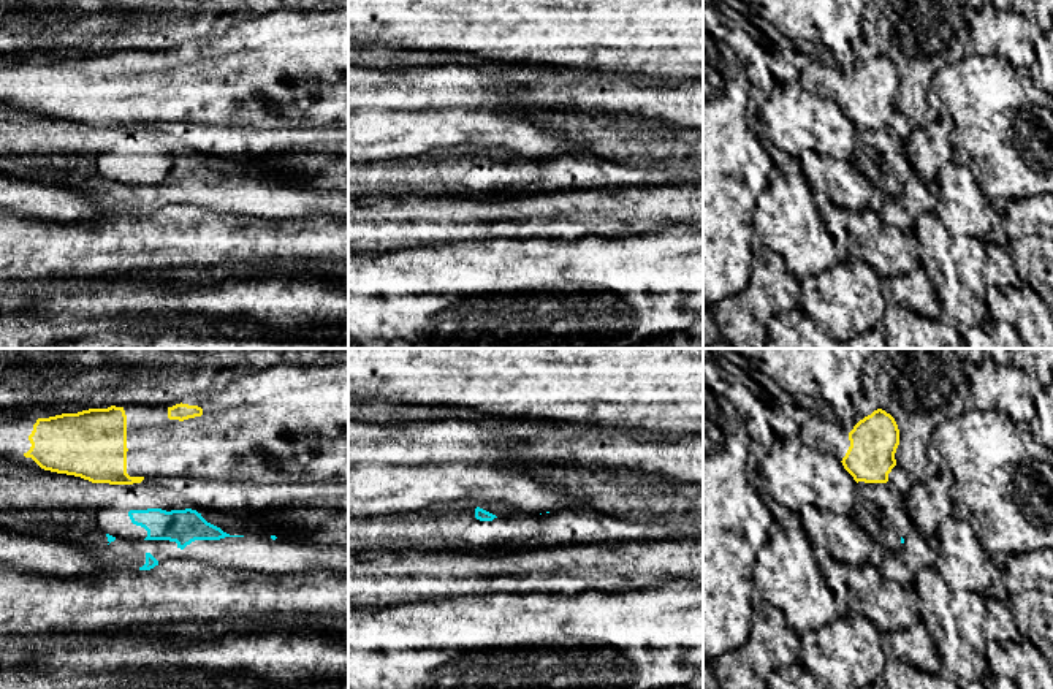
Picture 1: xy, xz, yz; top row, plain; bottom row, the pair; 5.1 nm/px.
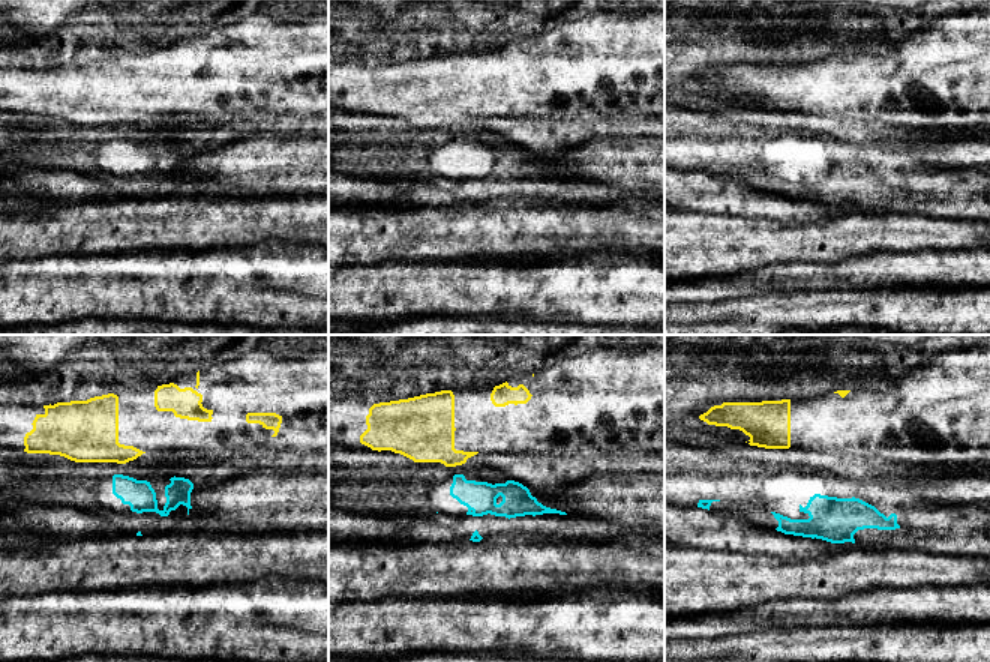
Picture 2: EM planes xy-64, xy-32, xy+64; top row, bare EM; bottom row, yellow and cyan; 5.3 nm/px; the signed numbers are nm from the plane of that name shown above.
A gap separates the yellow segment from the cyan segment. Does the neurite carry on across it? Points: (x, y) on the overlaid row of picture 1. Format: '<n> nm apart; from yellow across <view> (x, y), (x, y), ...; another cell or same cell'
140 nm apart; from yellow across xy (130, 483), (130, 510); another cell

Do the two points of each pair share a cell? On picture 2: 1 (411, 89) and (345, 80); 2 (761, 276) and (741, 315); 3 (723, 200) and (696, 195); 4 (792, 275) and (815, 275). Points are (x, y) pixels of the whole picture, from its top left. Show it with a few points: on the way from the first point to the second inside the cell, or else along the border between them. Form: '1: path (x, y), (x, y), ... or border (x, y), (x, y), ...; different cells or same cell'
1: path (395, 89), (362, 87); same cell
2: border (777, 288), (758, 290); different cells
3: path (717, 197), (702, 195); same cell
4: path (798, 275), (809, 275); same cell

